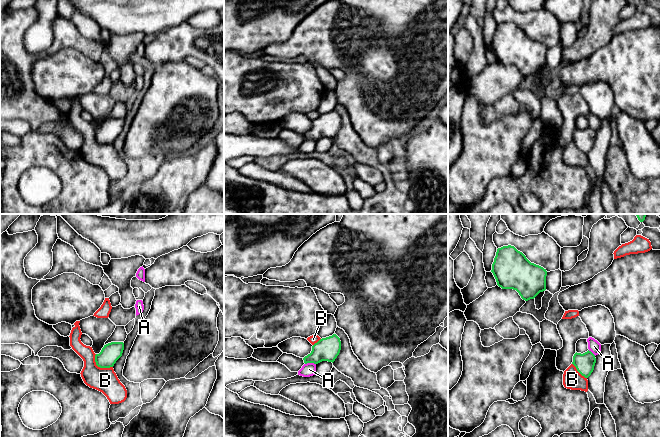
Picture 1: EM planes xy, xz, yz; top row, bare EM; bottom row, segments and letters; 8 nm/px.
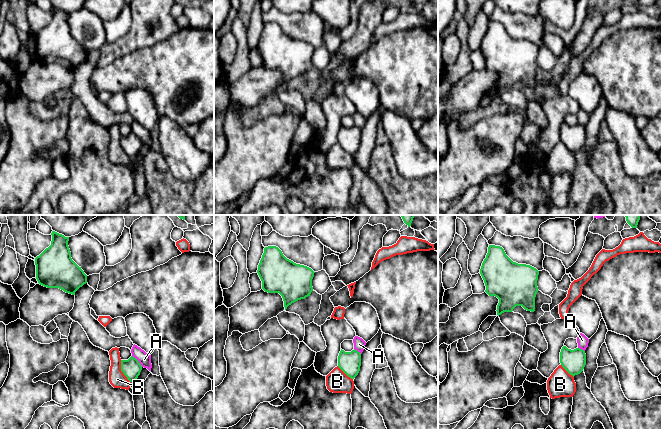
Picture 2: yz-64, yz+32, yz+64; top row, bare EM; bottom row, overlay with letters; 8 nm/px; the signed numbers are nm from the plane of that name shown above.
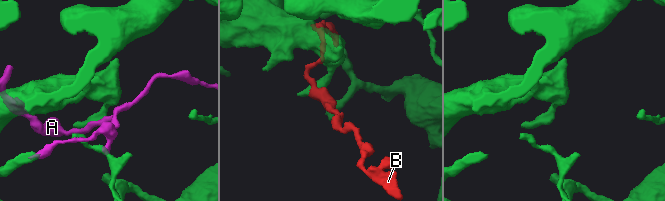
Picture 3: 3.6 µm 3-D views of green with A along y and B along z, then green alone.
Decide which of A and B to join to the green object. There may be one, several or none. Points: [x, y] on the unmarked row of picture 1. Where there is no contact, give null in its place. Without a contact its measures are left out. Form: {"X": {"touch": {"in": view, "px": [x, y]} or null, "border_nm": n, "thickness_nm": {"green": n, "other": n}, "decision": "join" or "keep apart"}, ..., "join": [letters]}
{"A": {"touch": {"in": "xz", "px": [310, 138]}, "border_nm": 90, "thickness_nm": {"green": 190, "other": 110}, "decision": "keep apart"}, "B": {"touch": {"in": "xy", "px": [100, 143]}, "border_nm": 180, "thickness_nm": {"green": 160, "other": 200}, "decision": "keep apart"}, "join": []}

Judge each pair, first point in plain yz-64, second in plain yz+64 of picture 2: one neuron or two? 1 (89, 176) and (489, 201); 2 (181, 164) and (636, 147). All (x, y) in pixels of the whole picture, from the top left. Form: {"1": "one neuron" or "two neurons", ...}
{"1": "one neuron", "2": "one neuron"}

